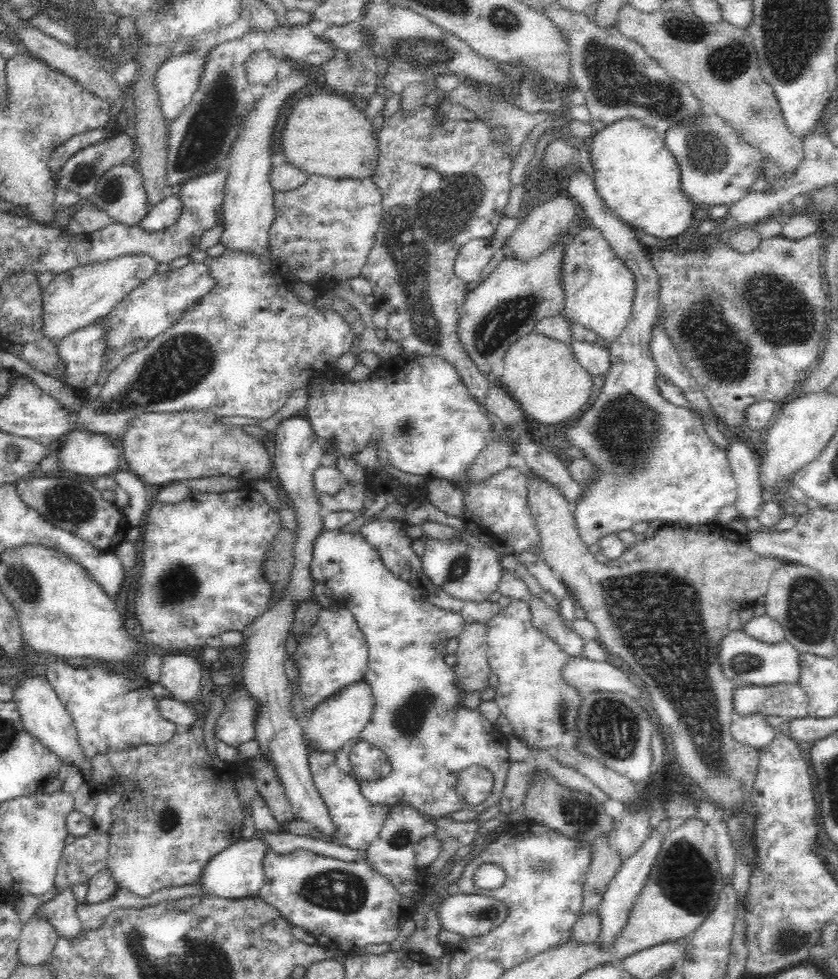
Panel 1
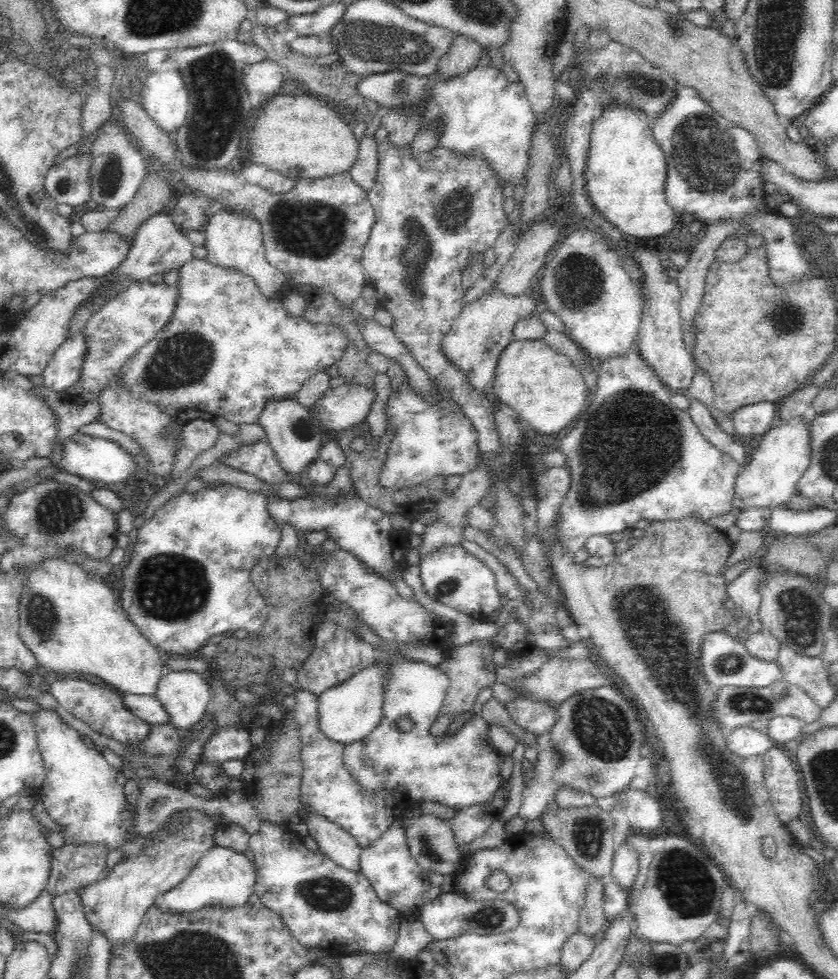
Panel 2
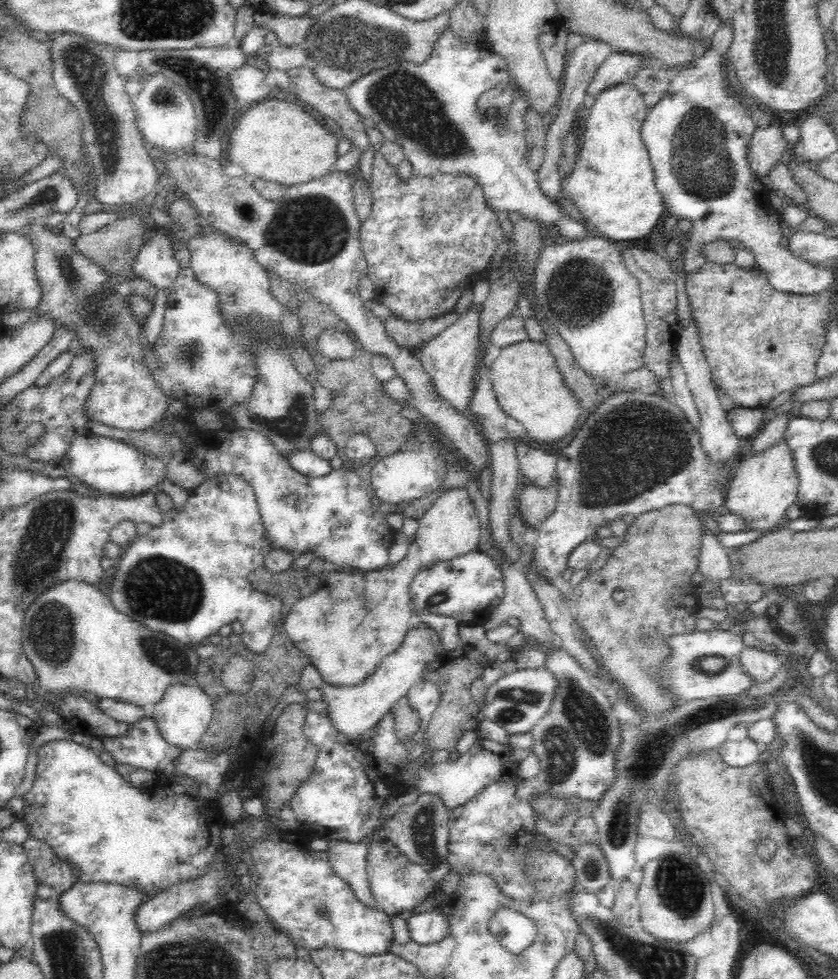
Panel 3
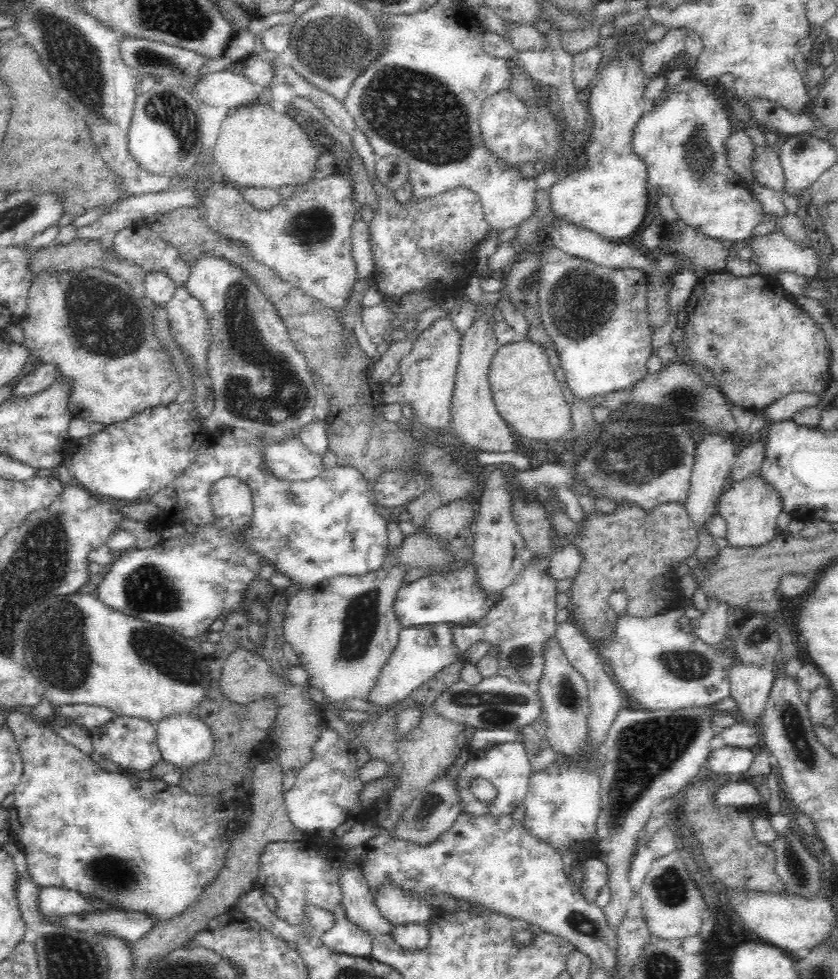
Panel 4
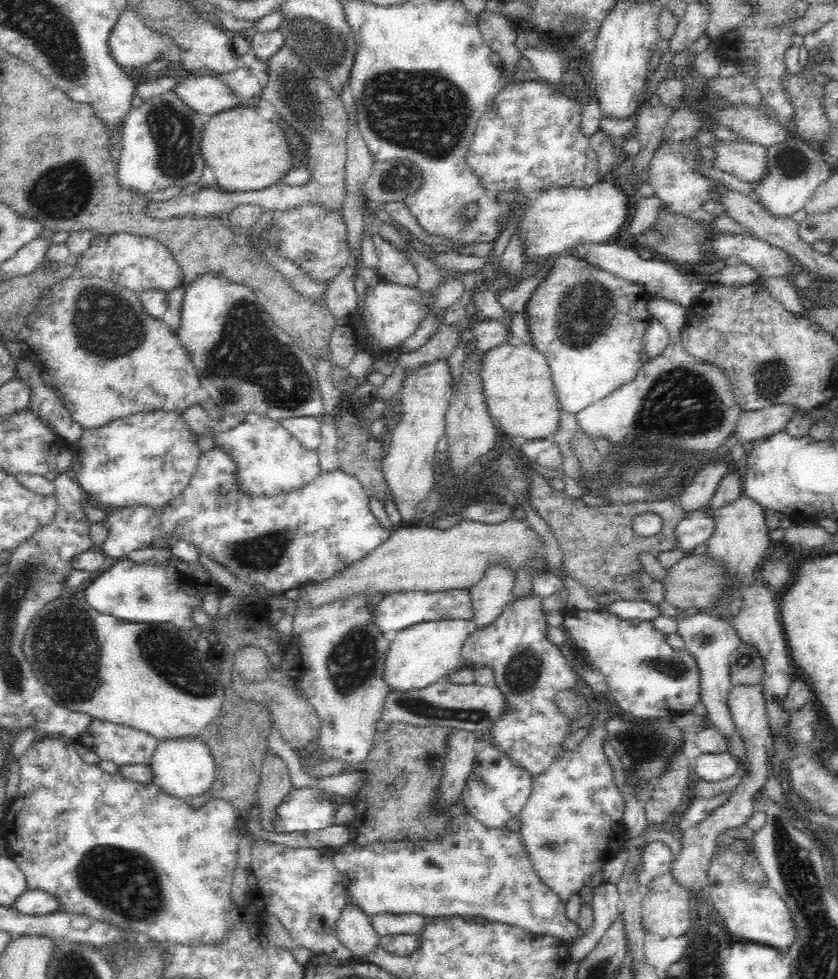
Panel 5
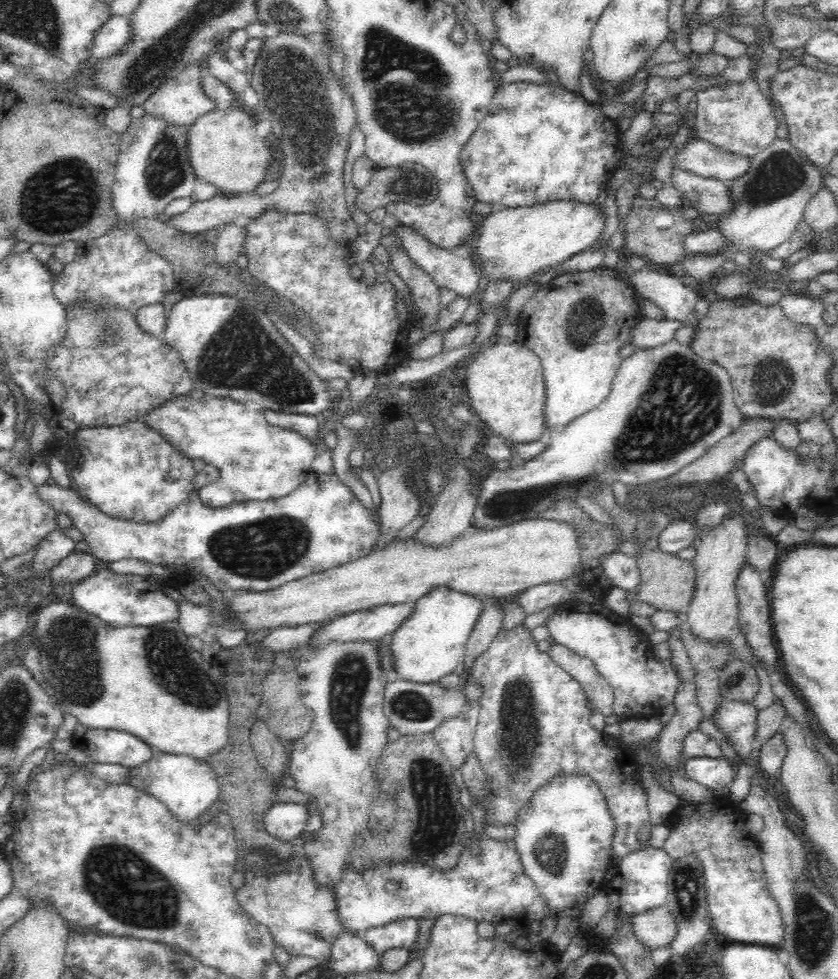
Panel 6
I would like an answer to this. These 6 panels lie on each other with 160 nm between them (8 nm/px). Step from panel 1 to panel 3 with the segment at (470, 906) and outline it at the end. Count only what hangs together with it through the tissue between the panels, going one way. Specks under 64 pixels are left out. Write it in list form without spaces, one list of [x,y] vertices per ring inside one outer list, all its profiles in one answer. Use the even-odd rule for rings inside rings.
[[[443,901],[437,902],[433,909],[419,912],[408,918],[408,930],[412,940],[420,944],[432,944],[450,934],[450,919],[442,911]],[[499,906],[487,918],[487,929],[490,934],[499,938],[500,944],[510,949],[513,953],[522,952],[533,941],[536,927],[531,918],[510,906]]]

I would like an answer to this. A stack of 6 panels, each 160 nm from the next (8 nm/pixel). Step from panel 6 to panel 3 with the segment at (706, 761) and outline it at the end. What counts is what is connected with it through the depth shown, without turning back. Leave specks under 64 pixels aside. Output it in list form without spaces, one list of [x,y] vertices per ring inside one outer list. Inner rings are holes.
[[[752,737],[742,740],[728,740],[718,746],[720,755],[729,766],[746,767],[754,764],[764,754],[764,748]]]

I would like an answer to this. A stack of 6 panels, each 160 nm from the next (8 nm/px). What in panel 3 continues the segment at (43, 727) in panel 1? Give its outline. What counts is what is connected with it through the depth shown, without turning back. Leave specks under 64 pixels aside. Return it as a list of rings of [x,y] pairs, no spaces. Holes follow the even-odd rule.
[[[68,738],[43,743],[36,753],[35,780],[32,788],[20,796],[26,809],[21,818],[30,826],[32,838],[50,844],[60,857],[82,867],[80,880],[140,885],[152,896],[181,880],[205,873],[215,850],[219,849],[224,826],[218,816],[218,802],[202,799],[194,786],[170,780],[157,781],[152,790],[133,787],[102,762],[98,753]]]

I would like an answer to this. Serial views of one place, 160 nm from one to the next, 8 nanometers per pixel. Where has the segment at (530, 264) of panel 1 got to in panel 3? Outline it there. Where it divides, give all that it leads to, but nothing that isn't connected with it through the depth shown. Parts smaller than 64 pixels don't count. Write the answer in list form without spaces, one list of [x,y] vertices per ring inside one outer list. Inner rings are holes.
[[[473,307],[462,314],[452,326],[426,342],[422,353],[416,353],[414,350],[412,352],[422,362],[426,372],[434,377],[434,385],[442,398],[450,401],[458,410],[466,411],[473,399],[480,370],[486,367],[489,344],[486,337],[482,337],[480,308]]]

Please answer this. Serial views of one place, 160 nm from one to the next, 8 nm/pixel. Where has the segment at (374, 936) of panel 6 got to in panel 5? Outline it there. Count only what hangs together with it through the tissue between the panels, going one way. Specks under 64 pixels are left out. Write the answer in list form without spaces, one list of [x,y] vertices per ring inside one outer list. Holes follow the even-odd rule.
[[[380,911],[370,918],[378,935],[420,934],[424,928],[426,916],[418,913],[395,913]]]

